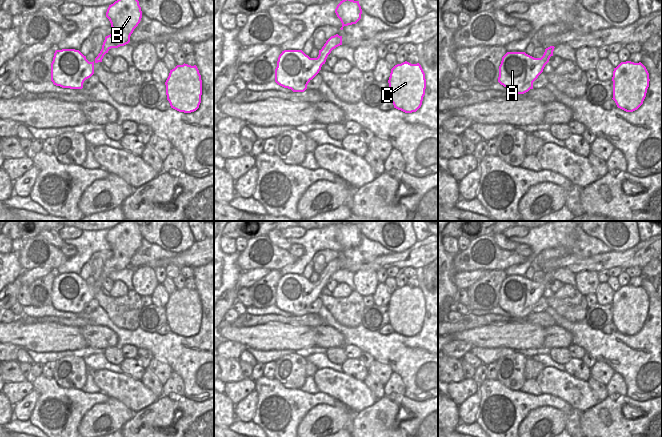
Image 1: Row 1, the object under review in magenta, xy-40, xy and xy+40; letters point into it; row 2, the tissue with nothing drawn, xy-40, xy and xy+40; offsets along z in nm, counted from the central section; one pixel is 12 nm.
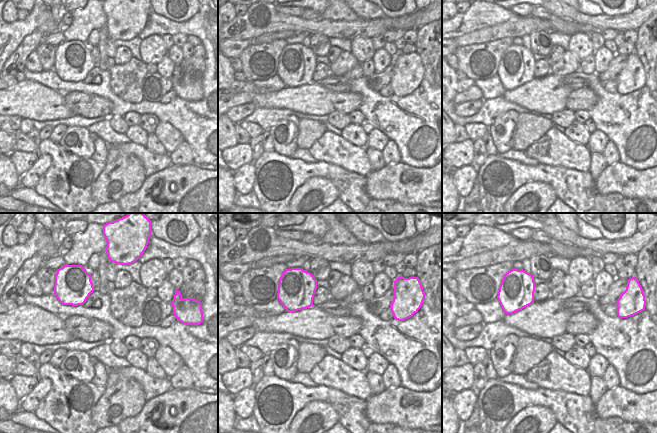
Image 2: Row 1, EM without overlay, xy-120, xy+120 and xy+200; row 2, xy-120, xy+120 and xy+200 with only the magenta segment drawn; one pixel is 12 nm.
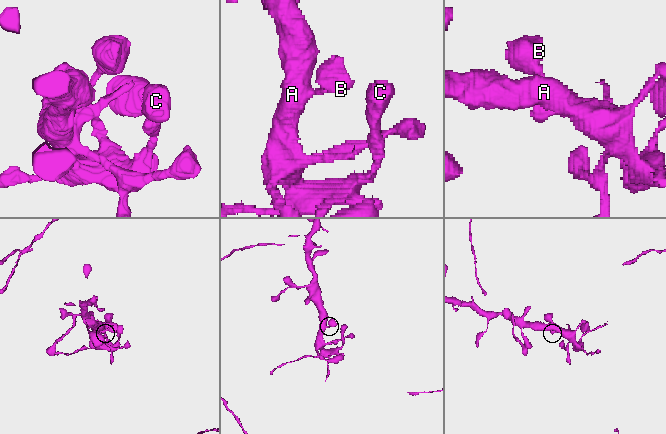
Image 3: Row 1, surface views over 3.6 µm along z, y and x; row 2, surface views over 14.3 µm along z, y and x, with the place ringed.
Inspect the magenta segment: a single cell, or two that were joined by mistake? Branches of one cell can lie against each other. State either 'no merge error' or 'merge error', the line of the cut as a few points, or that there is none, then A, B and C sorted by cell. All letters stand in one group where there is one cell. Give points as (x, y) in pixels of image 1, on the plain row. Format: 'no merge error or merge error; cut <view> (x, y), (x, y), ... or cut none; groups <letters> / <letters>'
no merge error; cut none; groups A B C

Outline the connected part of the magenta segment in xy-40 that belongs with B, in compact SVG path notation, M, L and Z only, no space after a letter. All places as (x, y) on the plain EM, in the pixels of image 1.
M121 221L109 229L106 241L113 256L105 261L102 273L93 286L89 286L79 274L56 274L51 287L51 305L62 312L82 313L86 303L94 298L94 288L102 283L111 272L130 266L130 260L142 242L139 225L135 221Z

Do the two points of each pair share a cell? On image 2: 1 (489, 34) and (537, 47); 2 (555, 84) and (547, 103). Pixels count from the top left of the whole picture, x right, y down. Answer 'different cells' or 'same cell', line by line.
1: different cells
2: same cell

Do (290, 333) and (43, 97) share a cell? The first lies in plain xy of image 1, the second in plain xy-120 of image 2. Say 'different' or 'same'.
same

